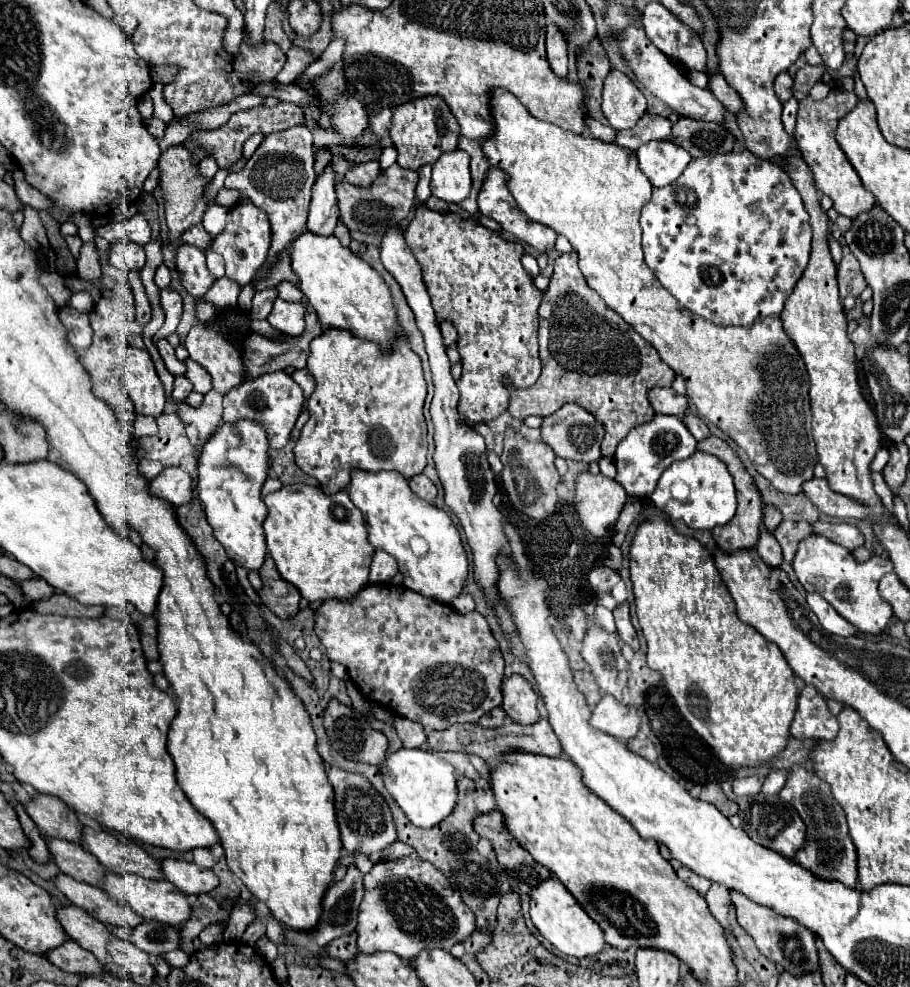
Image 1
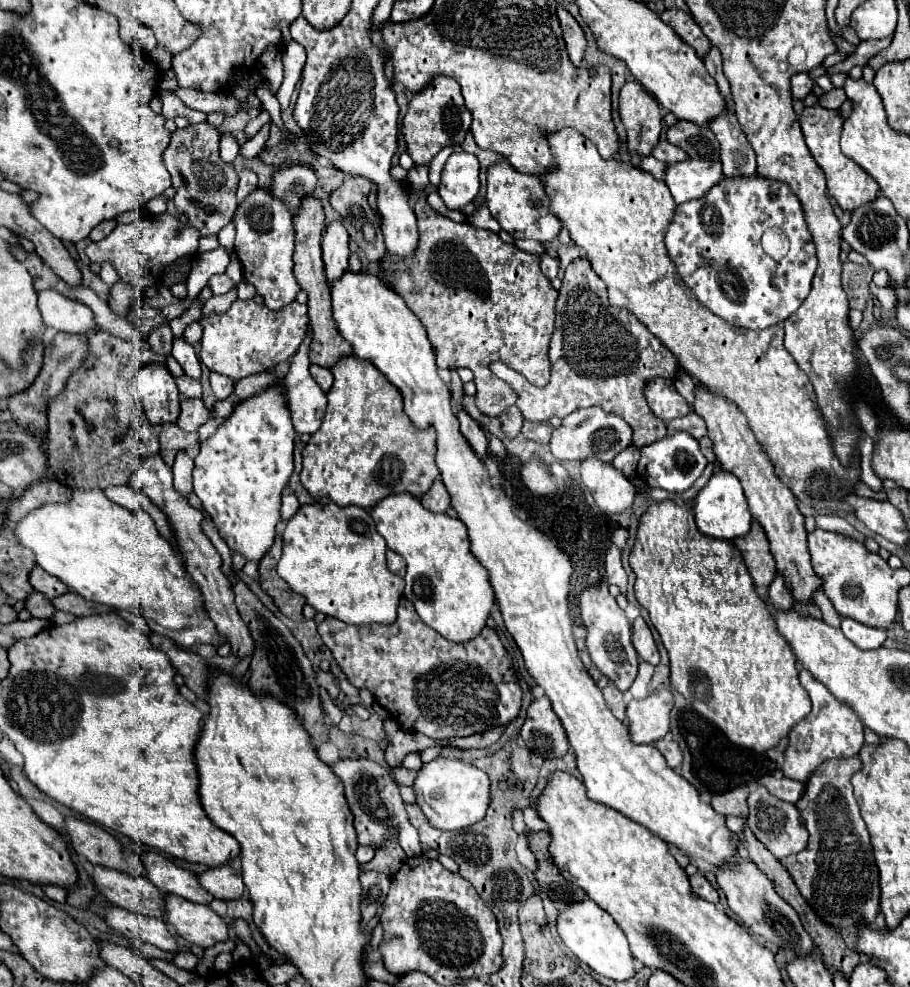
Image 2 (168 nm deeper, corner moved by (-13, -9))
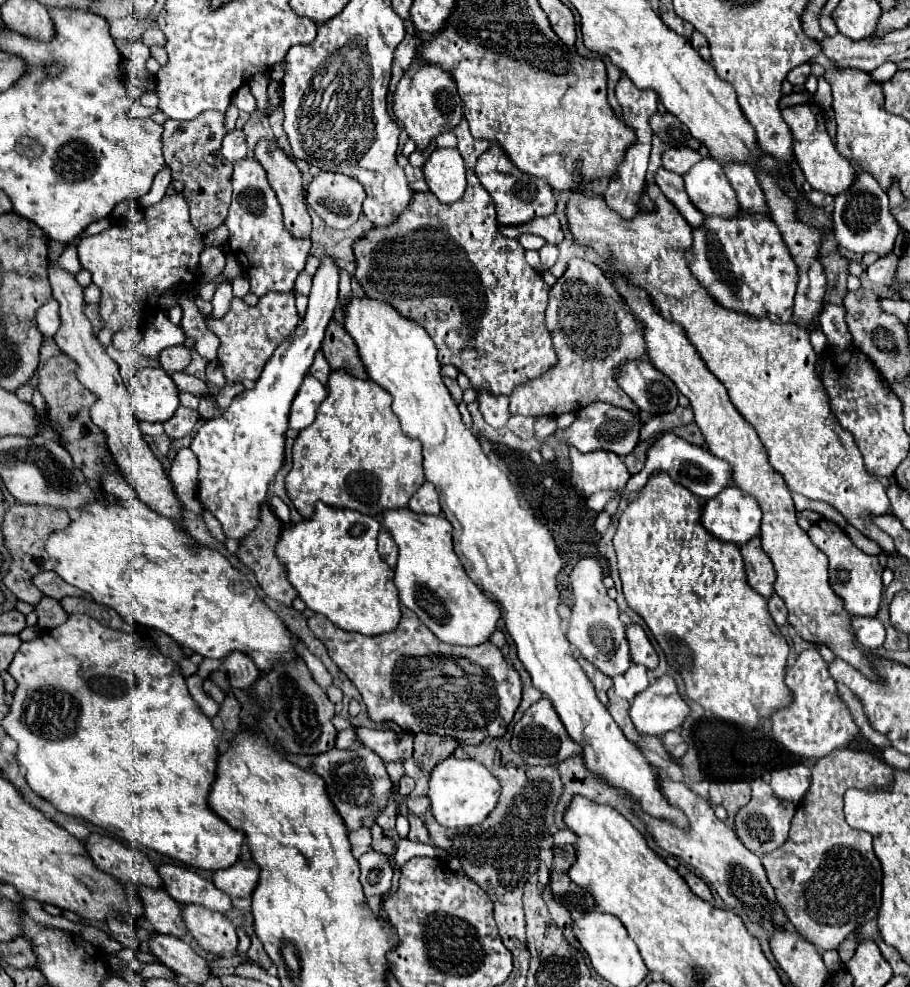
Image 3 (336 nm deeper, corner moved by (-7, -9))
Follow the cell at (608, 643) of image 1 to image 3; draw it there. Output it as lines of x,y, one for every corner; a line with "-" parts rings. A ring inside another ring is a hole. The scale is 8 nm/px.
581,559
573,573
571,573
571,587
573,587
573,609
569,617
569,631
567,639
575,645
589,663
599,667
607,677
623,675
631,667
629,645
625,639
625,627
619,619
619,609
613,599
609,599
607,589
603,587
601,565
595,559

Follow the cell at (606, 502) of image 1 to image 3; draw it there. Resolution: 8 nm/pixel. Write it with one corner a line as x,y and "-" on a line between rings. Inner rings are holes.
569,449
569,457
573,463
571,481
585,497
591,497
599,491
621,491
629,481
629,471
623,459
615,453
581,453
577,449

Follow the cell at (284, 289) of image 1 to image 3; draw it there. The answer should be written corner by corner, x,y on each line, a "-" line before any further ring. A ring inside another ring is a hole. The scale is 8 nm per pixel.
301,271
299,277
297,277
297,281
295,281
295,289
293,289
293,291
307,297
309,291
311,291
311,275
305,273
305,271

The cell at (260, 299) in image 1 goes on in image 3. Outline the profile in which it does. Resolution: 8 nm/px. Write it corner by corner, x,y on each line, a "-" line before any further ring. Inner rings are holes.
243,159
235,163
233,201
225,225
229,229
229,247
249,279
251,293
263,297
271,291
285,293
293,289
293,281
305,267
311,241
293,239
283,227
283,215
275,191
267,181
265,169
255,159

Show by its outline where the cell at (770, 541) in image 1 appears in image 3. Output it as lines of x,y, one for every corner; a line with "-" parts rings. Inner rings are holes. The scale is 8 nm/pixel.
773,593
767,601
767,607
769,607
769,613
771,613
773,621
777,623
777,627
783,627
787,623
787,607
785,607
783,599
777,593

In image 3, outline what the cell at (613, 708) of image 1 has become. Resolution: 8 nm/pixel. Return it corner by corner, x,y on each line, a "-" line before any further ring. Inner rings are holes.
659,677
643,693
639,693
629,709
631,721
641,735
665,735
683,723
689,707
679,697
671,677

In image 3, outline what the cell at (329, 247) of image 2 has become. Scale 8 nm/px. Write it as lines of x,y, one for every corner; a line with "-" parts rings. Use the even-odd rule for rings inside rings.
323,255
321,265
313,275
307,315
293,331
293,337
275,349
253,389
243,391
231,401
227,411
205,421
191,441
191,449
199,459
199,501
219,519
223,533
229,539
241,541
259,525
261,503
267,499
269,483
285,465
285,431
289,427
291,401
321,347
325,327
339,303
337,285
339,265
331,255

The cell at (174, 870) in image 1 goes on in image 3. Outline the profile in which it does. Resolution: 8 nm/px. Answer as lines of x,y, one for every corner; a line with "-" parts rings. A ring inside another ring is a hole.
237,861
235,865
215,871
213,873
213,885
227,893
229,897
249,897
257,885
259,869
253,867
253,861

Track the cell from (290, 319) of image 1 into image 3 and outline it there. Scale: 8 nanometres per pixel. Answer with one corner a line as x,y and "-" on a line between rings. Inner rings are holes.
267,293
259,299
255,307
249,307
243,299
233,297
231,309
225,317
215,319
213,315
205,315
207,327
219,337
221,345
217,349
217,361
223,375
229,381
257,381
265,363
271,359
273,351
291,337
295,327
299,325
295,295
293,293

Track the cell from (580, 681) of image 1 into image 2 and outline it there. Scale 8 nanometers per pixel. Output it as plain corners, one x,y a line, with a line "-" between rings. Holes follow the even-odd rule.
609,683
605,689
603,689
603,695
605,695
605,701
609,705
609,709
613,711
613,715
621,721
625,721
625,699
623,699
623,693
619,693
619,689
615,689
613,683

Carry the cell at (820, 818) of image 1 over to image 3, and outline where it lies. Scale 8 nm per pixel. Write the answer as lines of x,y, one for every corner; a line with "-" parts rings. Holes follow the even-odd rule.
837,749
837,753
823,757
813,765
811,787
803,797
803,801
797,805
797,813
791,821
789,841
781,849
763,855
763,867
767,871
769,883
775,889
777,901
787,911
787,917
795,925
799,935
819,949
837,949
839,943
849,933
853,933
857,927
865,925
877,915
877,909
881,905
881,865
873,853
871,835
847,825
843,813
843,795
851,787
857,785
881,787
889,785
891,779
893,779
891,765
865,751

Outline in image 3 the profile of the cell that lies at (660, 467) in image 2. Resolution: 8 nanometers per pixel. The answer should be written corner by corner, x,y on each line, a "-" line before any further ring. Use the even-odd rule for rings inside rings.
665,433
663,437
659,437
647,451
647,459
645,459
645,467
631,477
631,481
627,483
625,491
641,491
649,479
657,473
667,473
673,481
677,481
679,485
683,485
685,489
689,489
693,495
701,497
701,499
709,499
713,495
717,495
717,491
721,491
725,485
731,485
731,467
713,457
707,449
701,447
693,447
691,443
685,443
681,437
677,437
675,433

